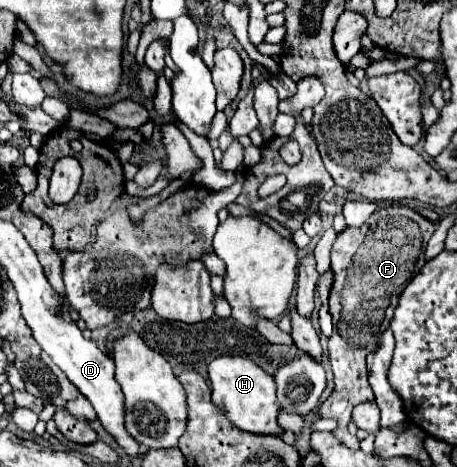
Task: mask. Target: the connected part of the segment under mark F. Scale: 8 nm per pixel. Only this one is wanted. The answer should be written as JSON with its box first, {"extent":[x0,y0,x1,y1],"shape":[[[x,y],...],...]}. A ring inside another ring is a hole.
{"extent":[319,207,435,449],"shape":[[[405,207],[405,211],[401,211],[401,223],[397,223],[397,231],[369,231],[369,229],[371,229],[371,219],[361,227],[345,229],[343,233],[337,235],[333,243],[331,269],[335,279],[329,293],[329,307],[331,307],[331,315],[337,331],[333,331],[333,339],[329,339],[329,359],[335,373],[335,389],[331,397],[319,407],[321,417],[339,421],[339,427],[333,431],[333,435],[337,435],[337,439],[341,439],[347,447],[353,447],[353,449],[357,449],[359,443],[347,441],[347,423],[351,419],[351,411],[355,405],[375,399],[371,385],[367,381],[365,357],[369,355],[369,351],[373,351],[381,331],[389,327],[389,321],[395,313],[401,291],[417,275],[419,261],[425,253],[425,245],[429,237],[435,231],[435,225],[425,217],[421,217],[419,213]],[[367,231],[369,231],[369,239],[365,239]],[[359,247],[361,251],[369,251],[369,255],[355,255]],[[345,275],[347,275],[347,283],[345,283]]]}

